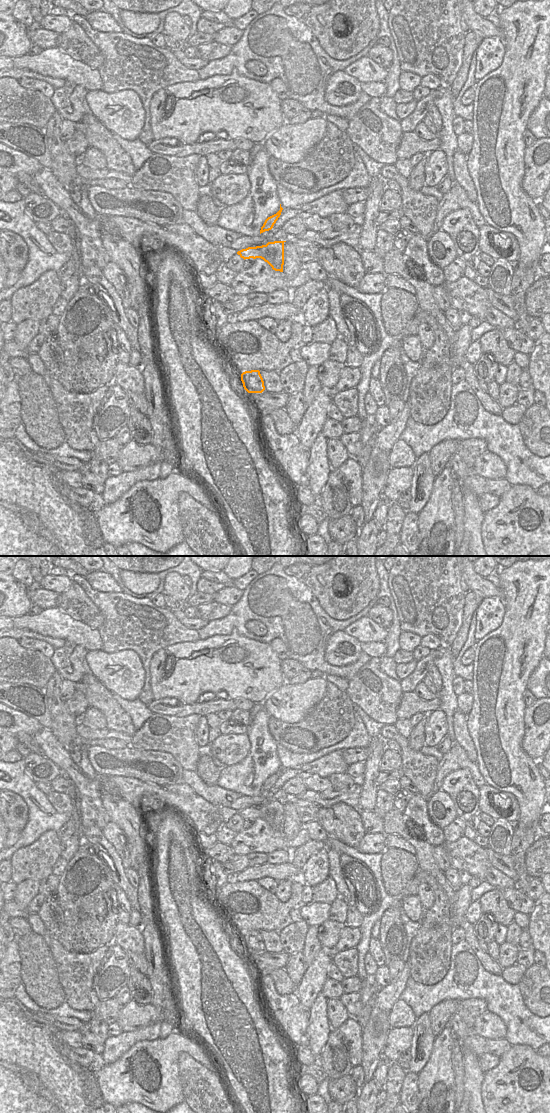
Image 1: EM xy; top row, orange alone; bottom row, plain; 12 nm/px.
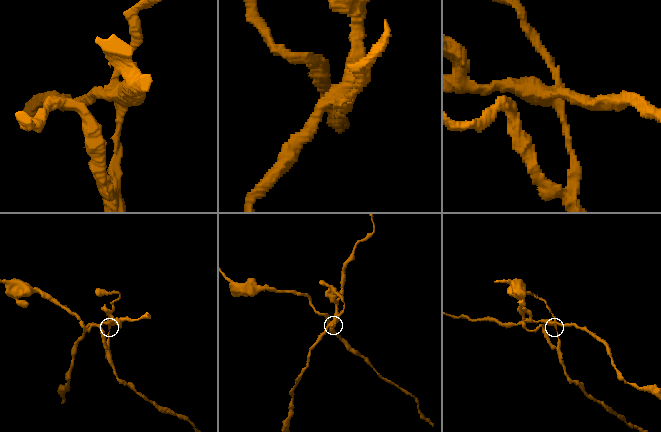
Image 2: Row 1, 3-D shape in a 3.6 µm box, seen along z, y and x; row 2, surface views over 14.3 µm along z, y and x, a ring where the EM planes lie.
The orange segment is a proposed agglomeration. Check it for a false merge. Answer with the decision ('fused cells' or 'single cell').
fused cells

